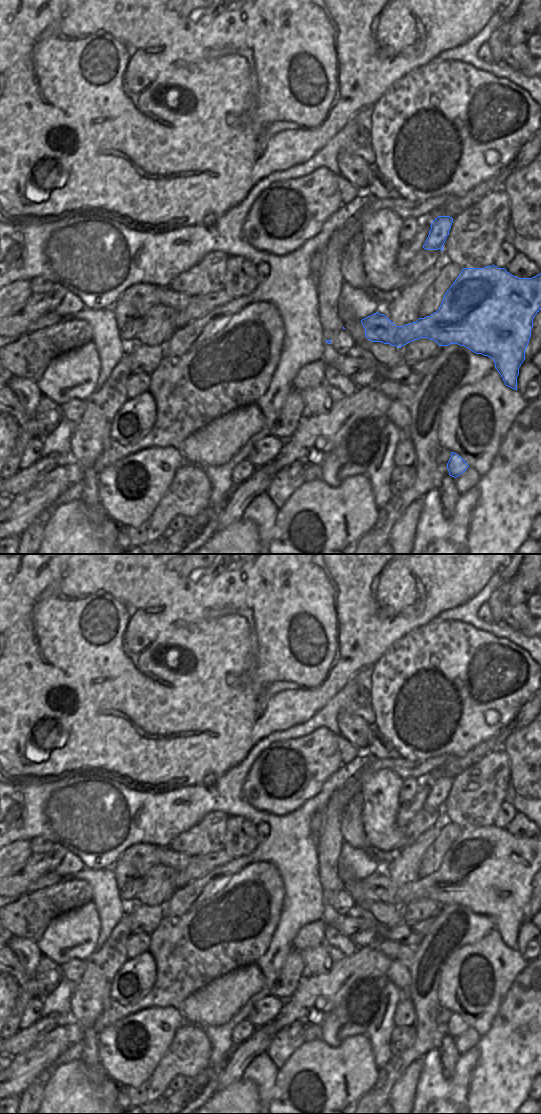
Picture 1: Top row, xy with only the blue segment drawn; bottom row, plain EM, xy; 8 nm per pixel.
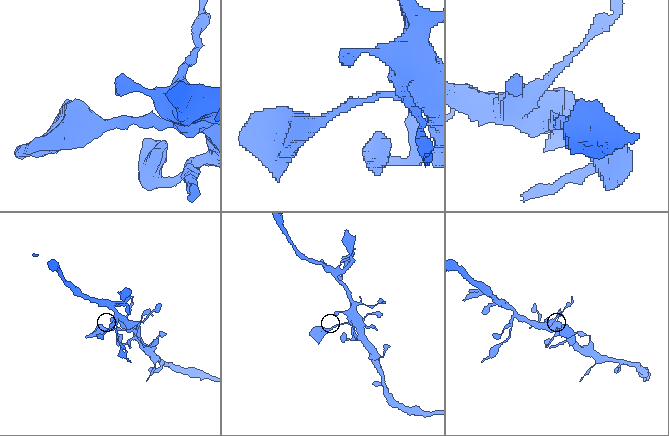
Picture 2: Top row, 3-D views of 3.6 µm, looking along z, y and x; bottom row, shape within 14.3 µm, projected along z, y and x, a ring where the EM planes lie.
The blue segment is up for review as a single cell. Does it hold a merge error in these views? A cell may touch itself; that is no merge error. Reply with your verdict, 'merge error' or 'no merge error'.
merge error

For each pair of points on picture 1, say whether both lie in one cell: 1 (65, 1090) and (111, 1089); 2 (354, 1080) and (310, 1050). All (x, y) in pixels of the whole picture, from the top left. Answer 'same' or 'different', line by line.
1: same
2: same

